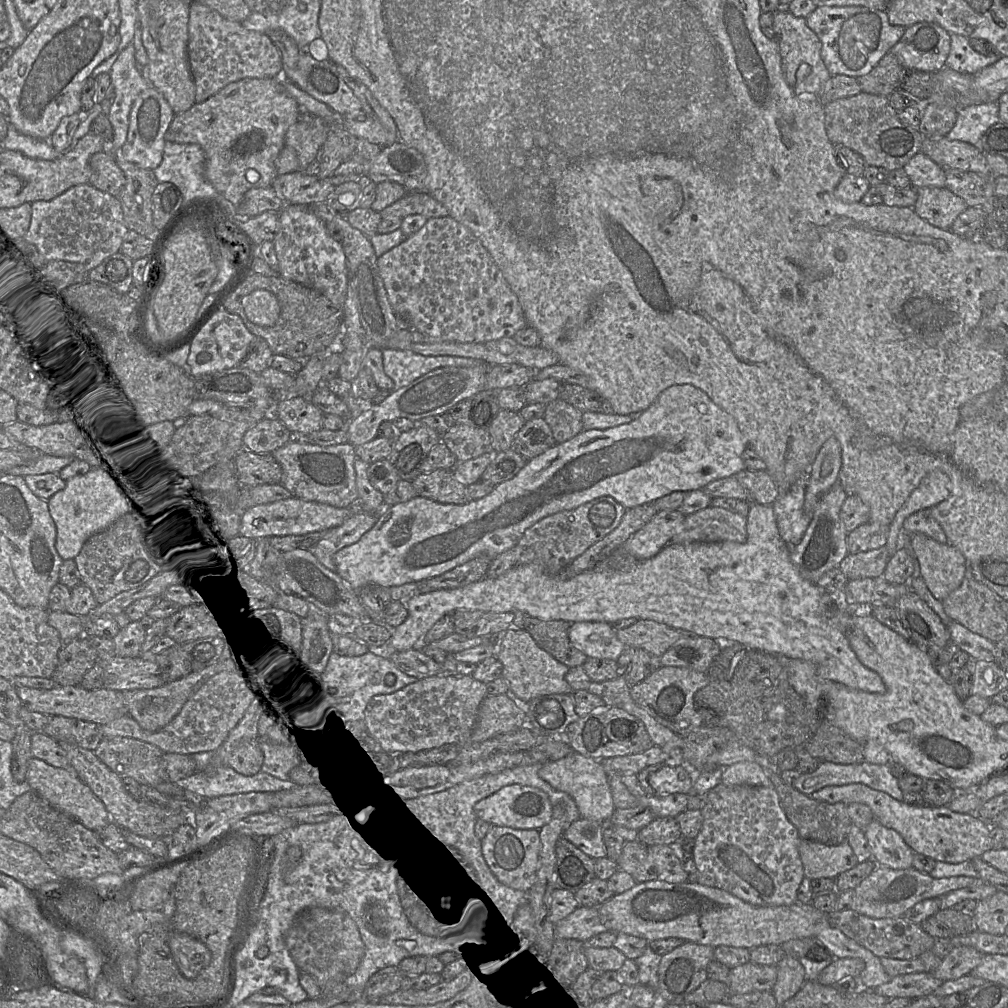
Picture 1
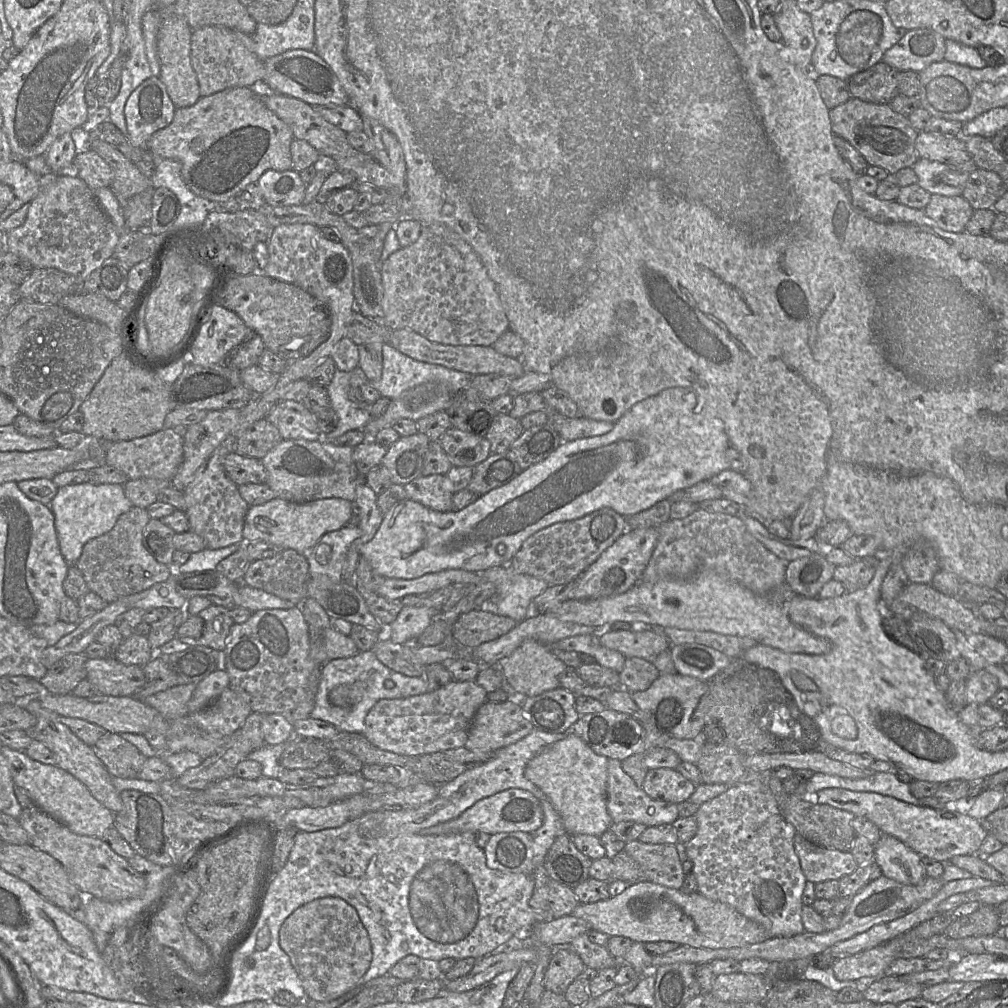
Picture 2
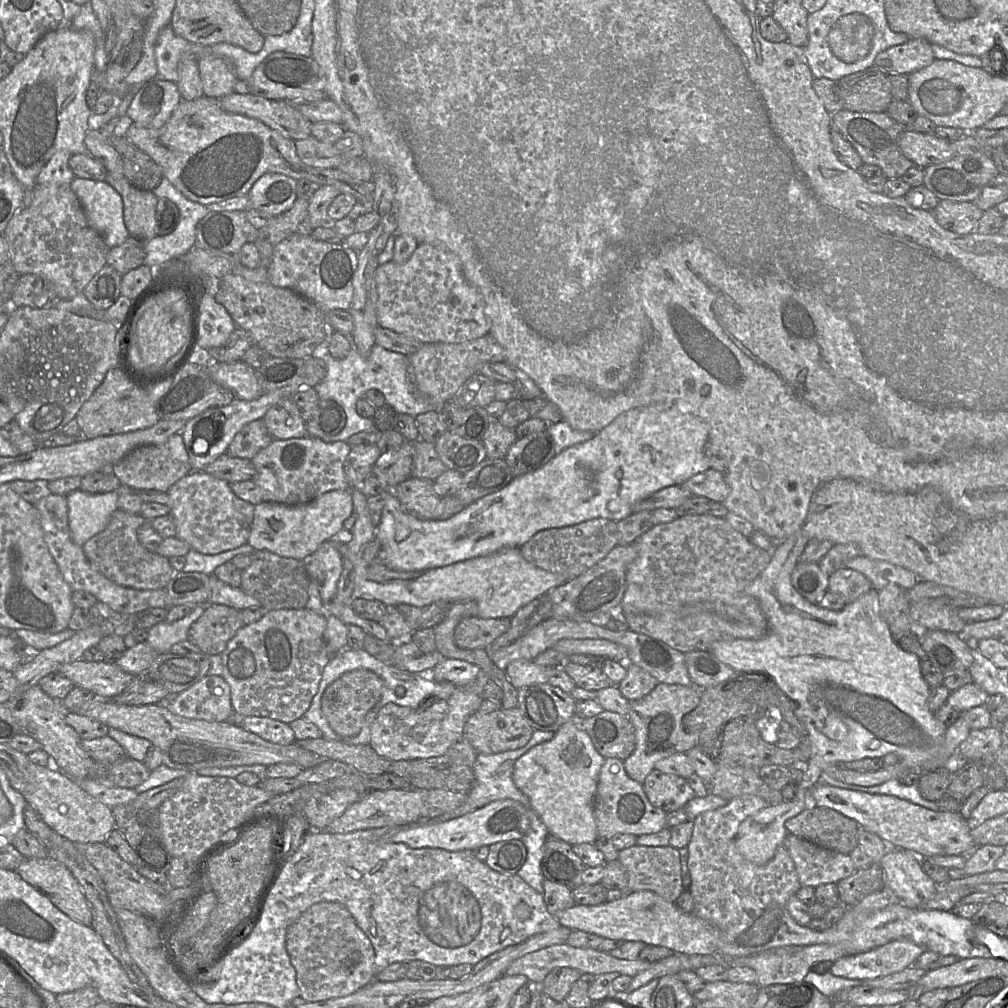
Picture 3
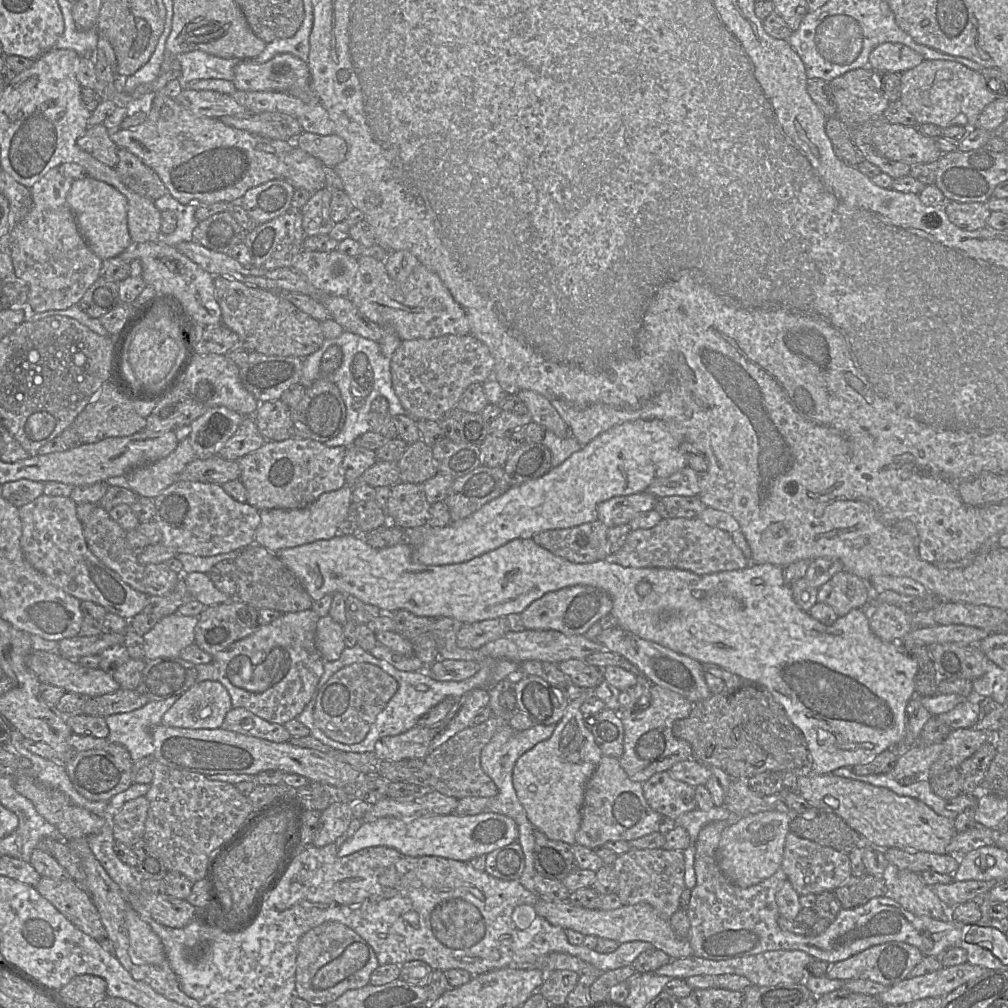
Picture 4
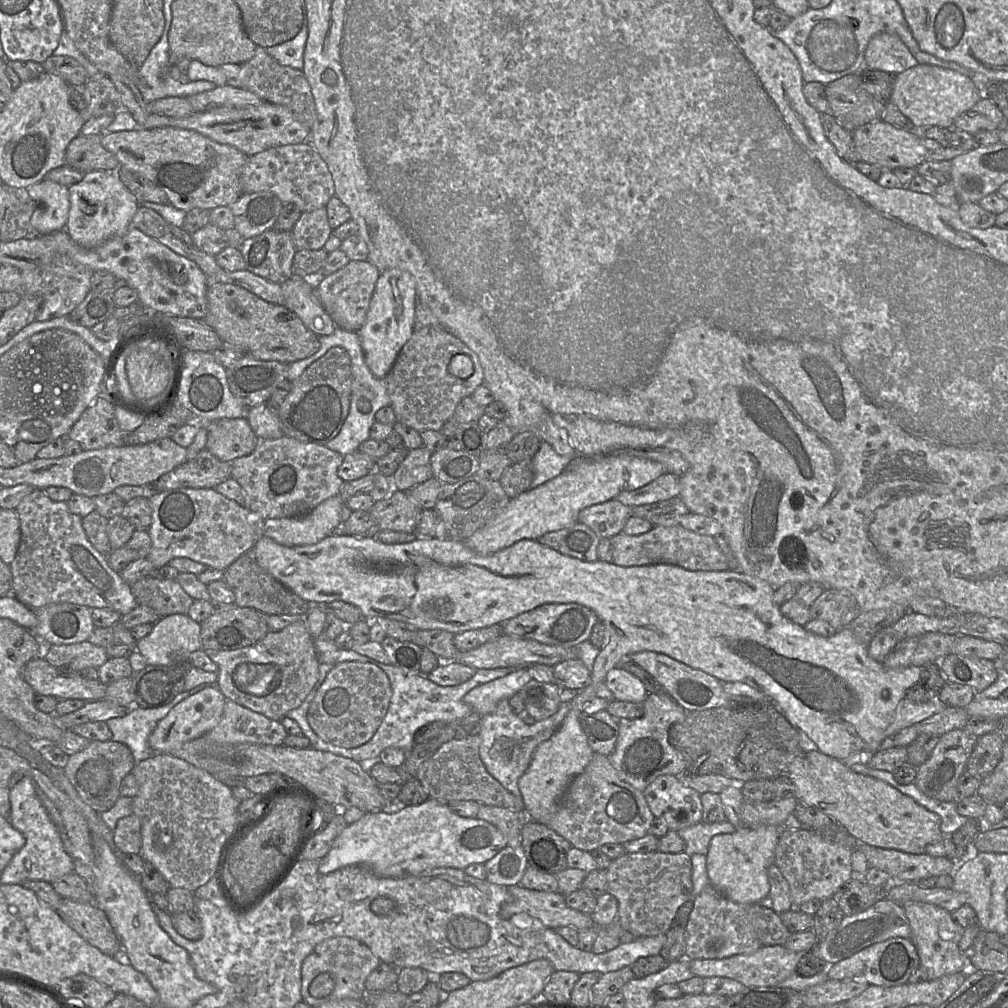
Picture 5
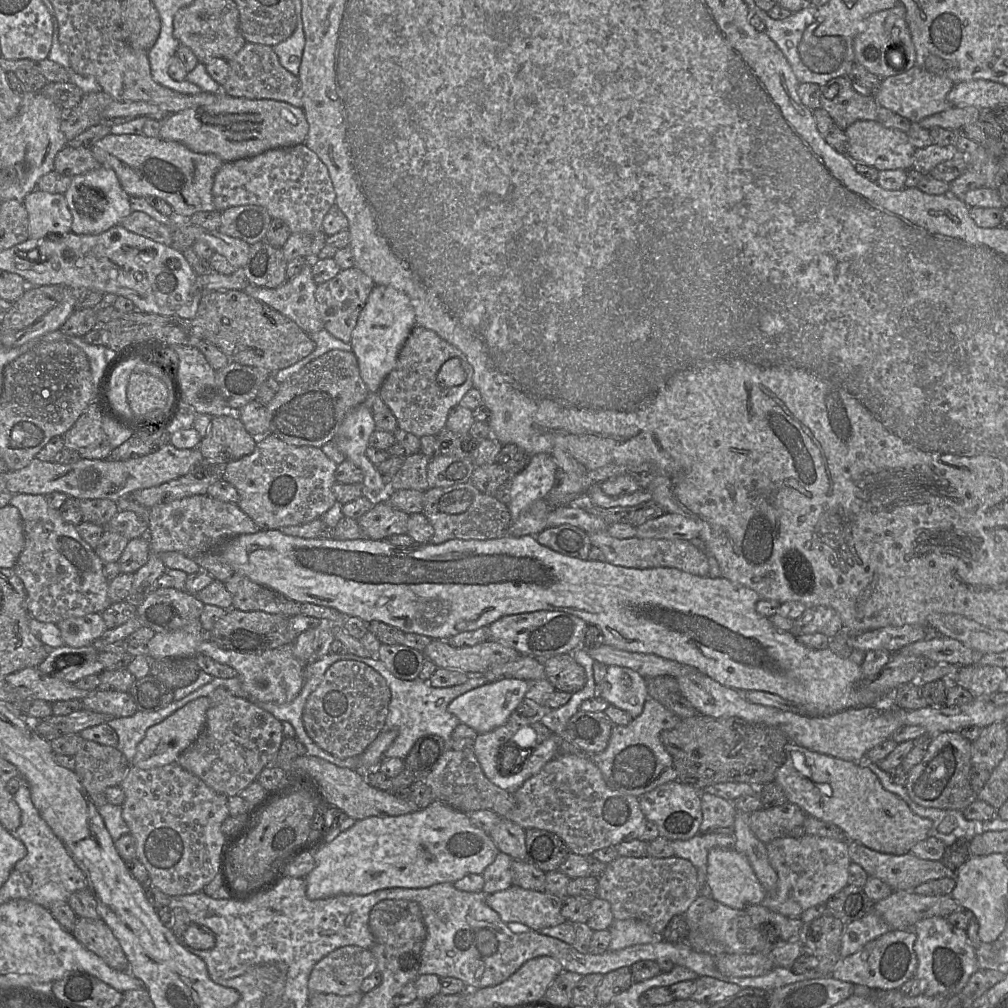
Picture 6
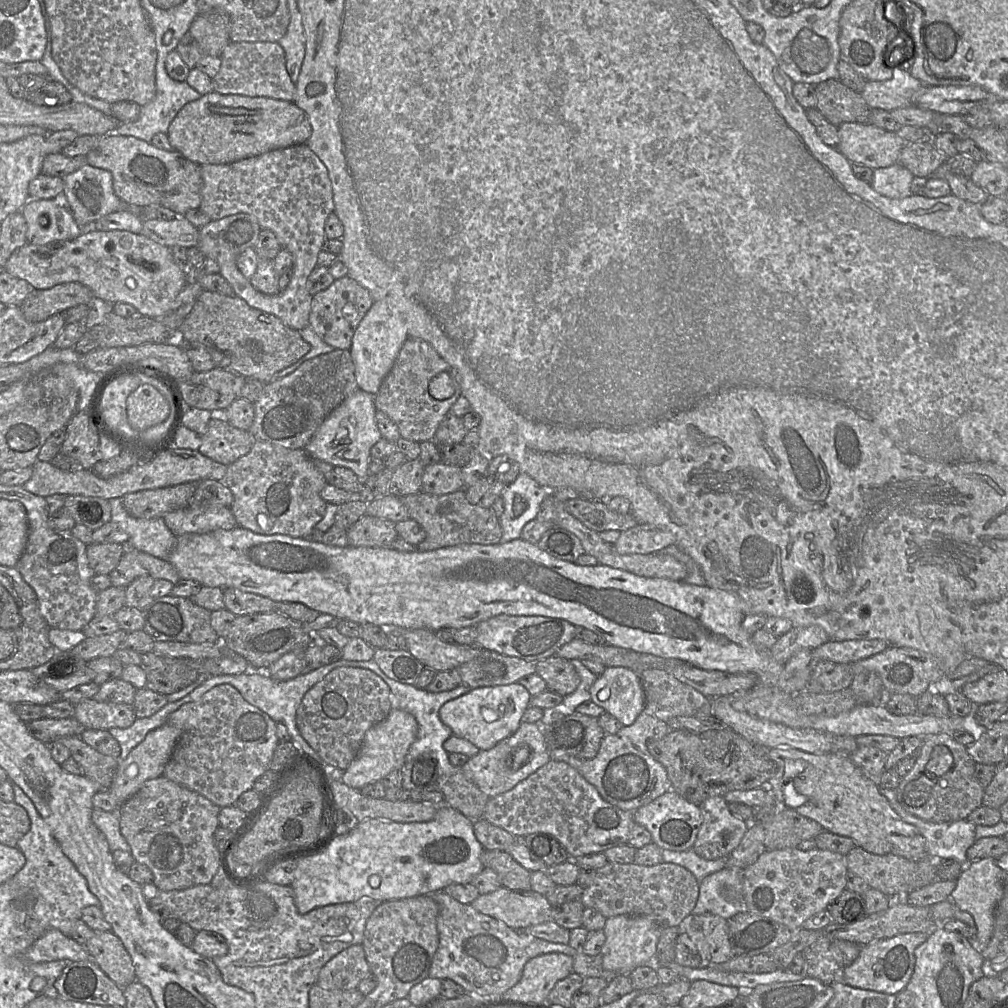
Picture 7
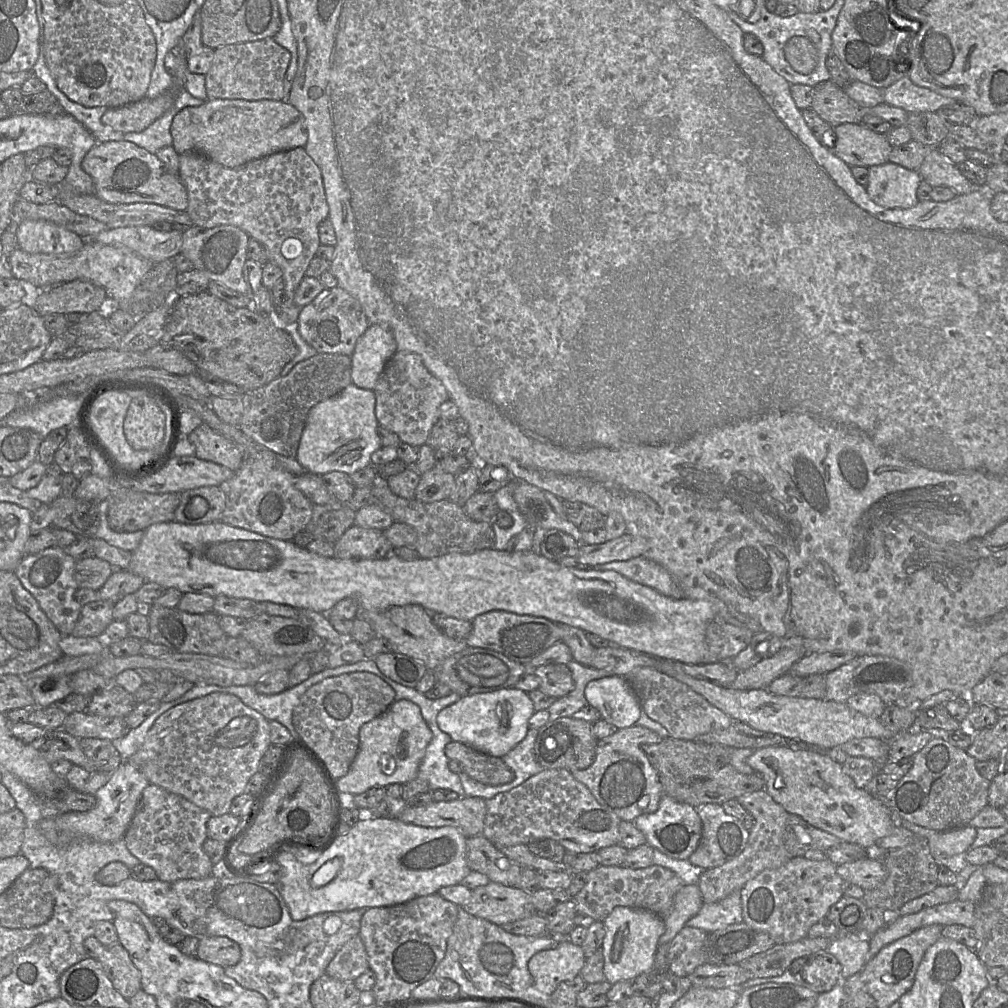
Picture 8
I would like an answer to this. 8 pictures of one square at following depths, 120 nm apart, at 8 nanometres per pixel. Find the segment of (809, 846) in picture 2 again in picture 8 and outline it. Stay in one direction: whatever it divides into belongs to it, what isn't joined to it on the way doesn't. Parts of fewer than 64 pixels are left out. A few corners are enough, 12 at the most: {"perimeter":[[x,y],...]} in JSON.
{"perimeter":[[792,857],[740,890],[743,922],[807,937],[844,896],[828,858]]}

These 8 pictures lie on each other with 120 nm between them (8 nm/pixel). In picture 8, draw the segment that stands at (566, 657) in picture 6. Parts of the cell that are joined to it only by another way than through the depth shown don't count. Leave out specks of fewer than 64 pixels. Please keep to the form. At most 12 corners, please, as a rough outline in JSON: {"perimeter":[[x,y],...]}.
{"perimeter":[[547,664],[531,671],[539,690],[562,698],[575,688],[566,664]]}

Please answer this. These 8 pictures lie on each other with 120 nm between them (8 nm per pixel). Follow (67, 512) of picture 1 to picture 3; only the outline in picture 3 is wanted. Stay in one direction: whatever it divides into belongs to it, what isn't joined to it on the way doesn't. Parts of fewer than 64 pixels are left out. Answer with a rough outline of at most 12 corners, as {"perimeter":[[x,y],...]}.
{"perimeter":[[119,493],[66,495],[73,541],[83,546],[109,524]]}

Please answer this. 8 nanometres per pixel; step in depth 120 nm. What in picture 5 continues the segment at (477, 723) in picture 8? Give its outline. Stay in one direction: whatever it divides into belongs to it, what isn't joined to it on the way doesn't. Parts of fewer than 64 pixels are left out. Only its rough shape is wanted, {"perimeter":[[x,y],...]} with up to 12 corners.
{"perimeter":[[526,668],[471,689],[463,698],[481,716],[531,680]]}

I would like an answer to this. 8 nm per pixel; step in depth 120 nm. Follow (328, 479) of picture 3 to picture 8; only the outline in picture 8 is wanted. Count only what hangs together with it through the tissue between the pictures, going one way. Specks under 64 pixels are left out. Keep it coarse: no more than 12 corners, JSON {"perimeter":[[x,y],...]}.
{"perimeter":[[261,445],[219,485],[220,520],[290,540],[312,518],[276,453]]}

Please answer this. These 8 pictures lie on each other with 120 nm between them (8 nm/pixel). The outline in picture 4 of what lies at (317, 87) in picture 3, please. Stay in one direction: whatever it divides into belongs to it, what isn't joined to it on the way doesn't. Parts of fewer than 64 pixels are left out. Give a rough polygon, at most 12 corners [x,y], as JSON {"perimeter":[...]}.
{"perimeter":[[283,53],[234,68],[236,90],[310,84],[307,62]]}

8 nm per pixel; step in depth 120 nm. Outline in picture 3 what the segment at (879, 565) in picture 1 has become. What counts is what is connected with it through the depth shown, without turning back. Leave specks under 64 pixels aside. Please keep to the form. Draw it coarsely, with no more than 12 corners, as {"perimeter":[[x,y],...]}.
{"perimeter":[[850,568],[829,576],[828,591],[846,603],[871,589],[870,580]]}

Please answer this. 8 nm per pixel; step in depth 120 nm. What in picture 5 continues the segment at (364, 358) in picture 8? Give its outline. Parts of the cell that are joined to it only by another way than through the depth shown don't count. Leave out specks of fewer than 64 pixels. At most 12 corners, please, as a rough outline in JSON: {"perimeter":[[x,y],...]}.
{"perimeter":[[380,274],[357,331],[365,363],[387,376],[413,335],[416,283]]}

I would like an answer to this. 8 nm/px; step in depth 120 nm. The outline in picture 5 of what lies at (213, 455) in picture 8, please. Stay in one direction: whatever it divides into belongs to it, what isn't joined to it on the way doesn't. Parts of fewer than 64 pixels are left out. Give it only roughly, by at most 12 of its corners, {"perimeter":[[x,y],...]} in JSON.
{"perimeter":[[245,417],[206,424],[205,449],[224,462],[259,438]]}

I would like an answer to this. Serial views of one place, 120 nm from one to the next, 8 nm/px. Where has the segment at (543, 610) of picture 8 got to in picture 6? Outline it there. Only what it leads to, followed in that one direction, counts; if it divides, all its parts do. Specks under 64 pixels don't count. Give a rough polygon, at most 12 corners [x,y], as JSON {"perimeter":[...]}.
{"perimeter":[[525,535],[400,547],[235,536],[220,562],[298,603],[448,640],[564,611],[604,644],[801,715],[860,665],[724,577]]}

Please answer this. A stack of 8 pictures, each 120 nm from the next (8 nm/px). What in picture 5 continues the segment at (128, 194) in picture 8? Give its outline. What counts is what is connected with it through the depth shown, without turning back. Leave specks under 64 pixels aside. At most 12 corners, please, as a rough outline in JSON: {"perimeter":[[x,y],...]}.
{"perimeter":[[196,131],[105,132],[186,213],[230,206],[249,156]]}

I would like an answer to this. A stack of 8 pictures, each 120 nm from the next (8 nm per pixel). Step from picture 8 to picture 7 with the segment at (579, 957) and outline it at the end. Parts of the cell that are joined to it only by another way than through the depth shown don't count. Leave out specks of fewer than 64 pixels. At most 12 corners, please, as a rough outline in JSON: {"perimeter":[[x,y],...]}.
{"perimeter":[[552,952],[530,959],[502,997],[543,1002],[573,972],[573,958]]}

